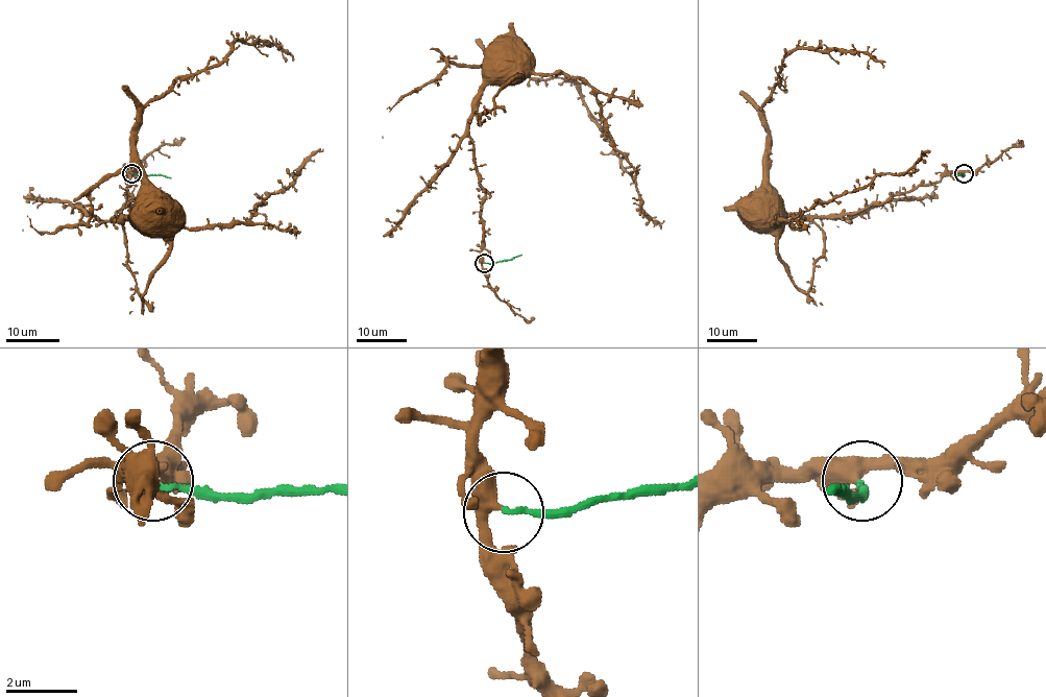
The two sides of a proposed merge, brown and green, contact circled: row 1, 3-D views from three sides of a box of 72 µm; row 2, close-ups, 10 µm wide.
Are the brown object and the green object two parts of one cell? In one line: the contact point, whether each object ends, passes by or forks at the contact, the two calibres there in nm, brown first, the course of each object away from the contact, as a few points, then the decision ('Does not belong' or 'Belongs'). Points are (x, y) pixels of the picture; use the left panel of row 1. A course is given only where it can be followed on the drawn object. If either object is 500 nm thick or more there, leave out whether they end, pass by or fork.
Place: (131, 173). At the ring brown passes by. At the ring green ends. Thickness 360 nm (brown) against 150 nm. Course of brown: (131, 173), (127, 173), (127, 192), (131, 196), (115, 219), (127, 219), (145, 197), (151, 197), (155, 209). Course of green: (131, 173), (170, 177). Does not belong

